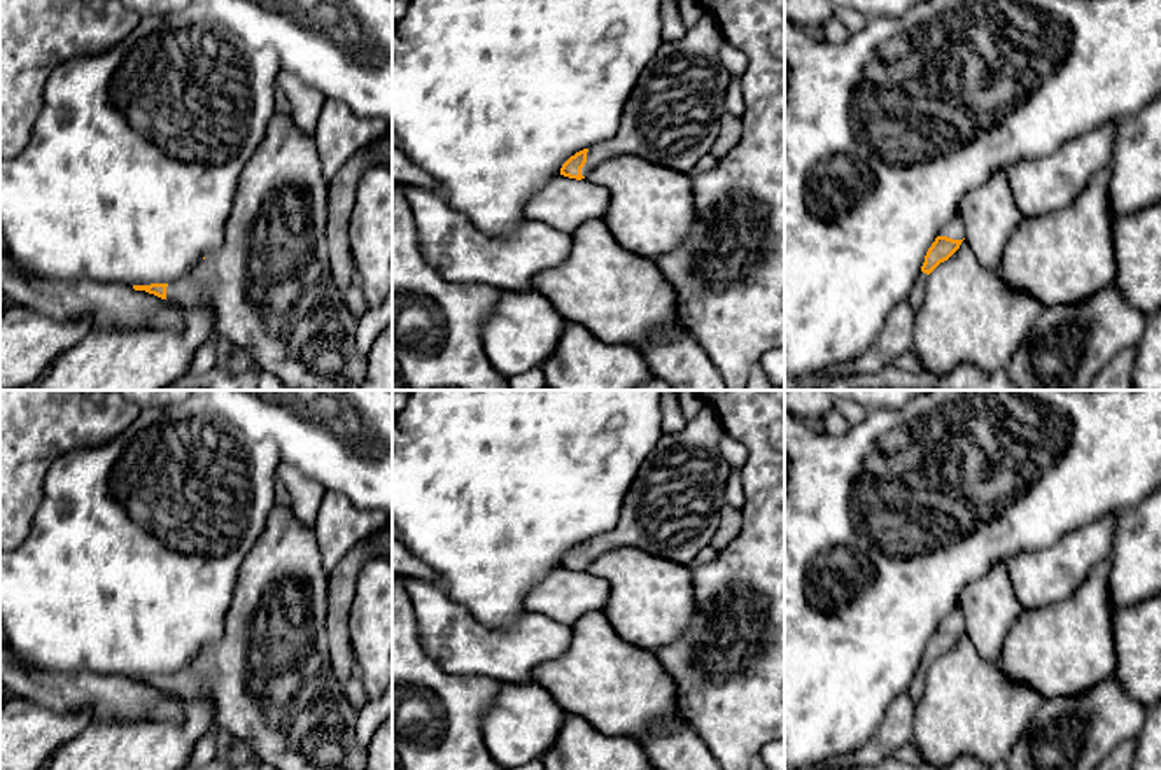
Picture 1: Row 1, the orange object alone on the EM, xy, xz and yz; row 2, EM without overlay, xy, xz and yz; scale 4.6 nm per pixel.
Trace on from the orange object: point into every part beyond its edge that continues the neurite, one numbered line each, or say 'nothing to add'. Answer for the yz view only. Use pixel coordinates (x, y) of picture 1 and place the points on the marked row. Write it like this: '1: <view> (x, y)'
1: yz (955, 230)

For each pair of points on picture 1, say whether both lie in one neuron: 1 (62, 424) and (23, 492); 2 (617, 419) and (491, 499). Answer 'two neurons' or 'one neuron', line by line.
1: one neuron
2: one neuron

